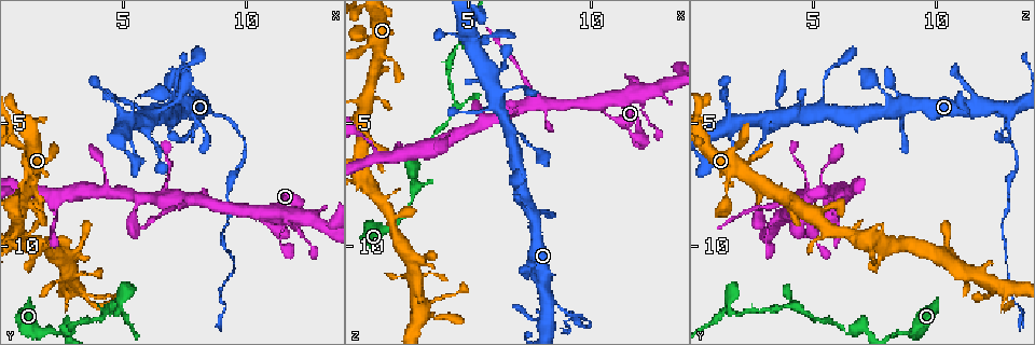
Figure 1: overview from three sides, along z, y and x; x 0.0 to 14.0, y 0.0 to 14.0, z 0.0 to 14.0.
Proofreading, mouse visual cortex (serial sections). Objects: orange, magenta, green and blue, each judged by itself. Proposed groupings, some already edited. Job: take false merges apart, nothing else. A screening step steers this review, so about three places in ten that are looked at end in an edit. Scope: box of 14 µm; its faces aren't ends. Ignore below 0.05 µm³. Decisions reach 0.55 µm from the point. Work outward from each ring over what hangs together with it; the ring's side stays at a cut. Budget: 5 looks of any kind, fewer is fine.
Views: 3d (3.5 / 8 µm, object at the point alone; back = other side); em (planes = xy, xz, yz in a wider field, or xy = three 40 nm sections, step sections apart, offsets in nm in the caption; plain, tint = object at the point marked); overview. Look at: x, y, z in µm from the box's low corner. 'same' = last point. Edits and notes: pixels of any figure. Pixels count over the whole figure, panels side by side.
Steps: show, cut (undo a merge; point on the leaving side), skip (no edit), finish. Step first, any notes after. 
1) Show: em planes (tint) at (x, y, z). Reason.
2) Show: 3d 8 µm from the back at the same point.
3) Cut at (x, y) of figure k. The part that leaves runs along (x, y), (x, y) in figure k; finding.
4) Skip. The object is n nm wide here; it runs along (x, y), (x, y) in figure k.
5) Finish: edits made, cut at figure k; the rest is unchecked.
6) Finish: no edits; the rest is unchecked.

Show: 3d 3.5 µm at (7.7, 8.2, 4.2). Thin arm on a thick one.

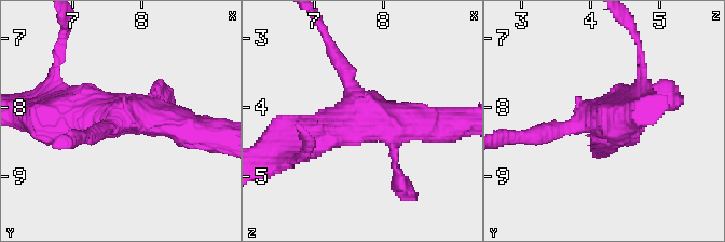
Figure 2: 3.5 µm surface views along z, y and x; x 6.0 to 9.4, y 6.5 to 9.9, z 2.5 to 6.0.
Show: em xy step 1 (tint) at (7.75, 8.15, 4.30). Need the tissue.

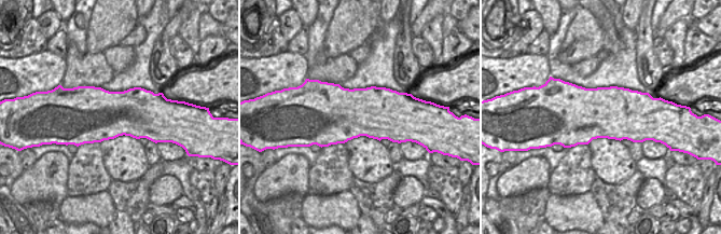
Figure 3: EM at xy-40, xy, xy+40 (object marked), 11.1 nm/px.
Skip. The object is 600 nm wide here; it runs along (193, 133), (147, 116), (51, 116) in figure 2; all the same cell.

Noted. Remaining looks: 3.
Show: 3d 3.5 µm from the back at (8.5, 4.4, 12.2). Two arms in line, one across.

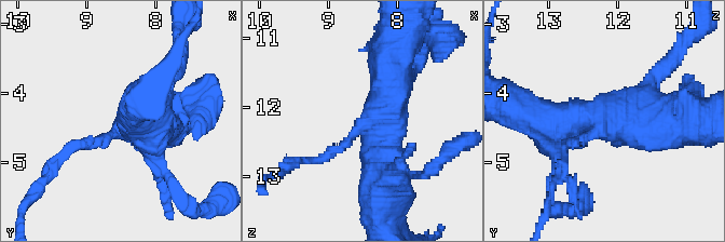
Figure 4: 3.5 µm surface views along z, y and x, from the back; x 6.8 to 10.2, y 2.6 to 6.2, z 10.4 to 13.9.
Show: em xy step 1 (tint) at (8.50, 4.50, 12.25). Shape alone is not enough.

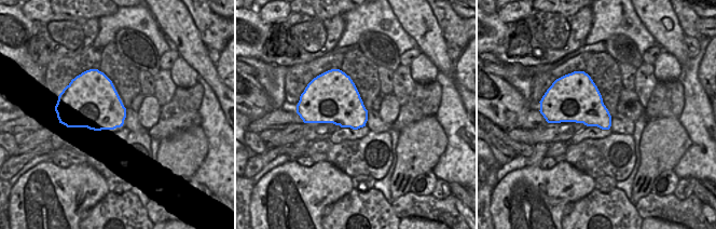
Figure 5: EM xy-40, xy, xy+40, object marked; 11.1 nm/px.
Cut at (80, 143) of figure 4. The arms are 150, 600, 600 nm wide; the part that leaves runs along (106, 139), (72, 147), (29, 200) in figure 4; a second cell is stuck on.

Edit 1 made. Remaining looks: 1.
Finish: edits made, cut at figure 4; the rest is unchecked.

